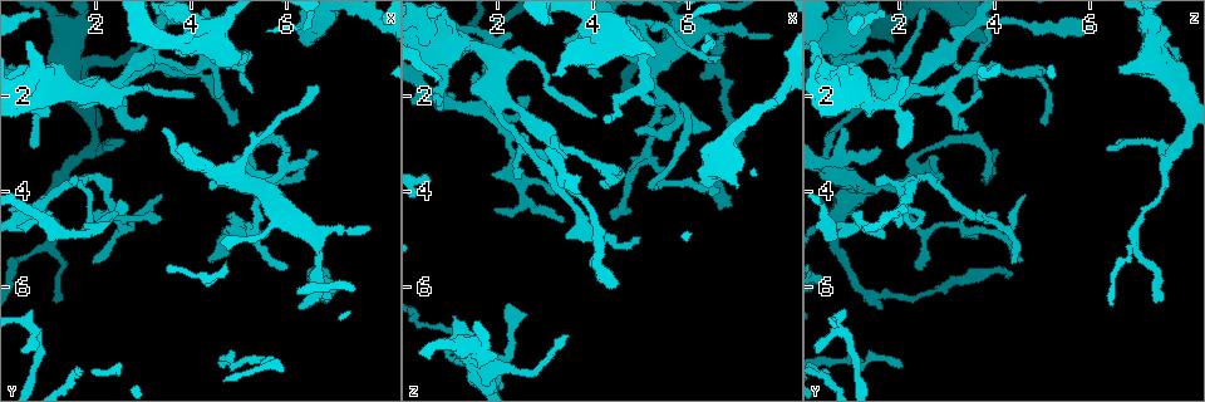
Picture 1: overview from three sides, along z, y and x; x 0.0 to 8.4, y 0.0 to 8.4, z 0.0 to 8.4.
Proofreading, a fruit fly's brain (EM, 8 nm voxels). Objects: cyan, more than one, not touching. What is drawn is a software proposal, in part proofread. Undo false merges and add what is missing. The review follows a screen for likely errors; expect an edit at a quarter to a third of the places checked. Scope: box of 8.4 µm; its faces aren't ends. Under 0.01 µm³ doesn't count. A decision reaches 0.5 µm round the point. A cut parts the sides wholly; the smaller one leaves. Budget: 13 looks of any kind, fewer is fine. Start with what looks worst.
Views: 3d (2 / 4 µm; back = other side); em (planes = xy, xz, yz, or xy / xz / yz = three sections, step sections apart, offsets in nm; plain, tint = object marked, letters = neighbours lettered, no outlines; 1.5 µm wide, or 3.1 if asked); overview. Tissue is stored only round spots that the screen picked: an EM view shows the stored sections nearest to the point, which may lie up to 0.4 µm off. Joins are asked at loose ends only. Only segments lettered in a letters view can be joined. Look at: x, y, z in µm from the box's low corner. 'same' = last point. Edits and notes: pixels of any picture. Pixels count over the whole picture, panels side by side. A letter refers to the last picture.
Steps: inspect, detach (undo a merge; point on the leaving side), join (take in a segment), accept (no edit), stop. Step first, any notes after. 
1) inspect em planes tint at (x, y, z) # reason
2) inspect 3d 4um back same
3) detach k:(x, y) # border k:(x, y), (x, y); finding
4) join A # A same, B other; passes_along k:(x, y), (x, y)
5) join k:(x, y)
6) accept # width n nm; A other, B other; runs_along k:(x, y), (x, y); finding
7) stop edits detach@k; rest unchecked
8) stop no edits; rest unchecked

inspect 3d 4um at (6.35, 0.90, 3.85) # free end

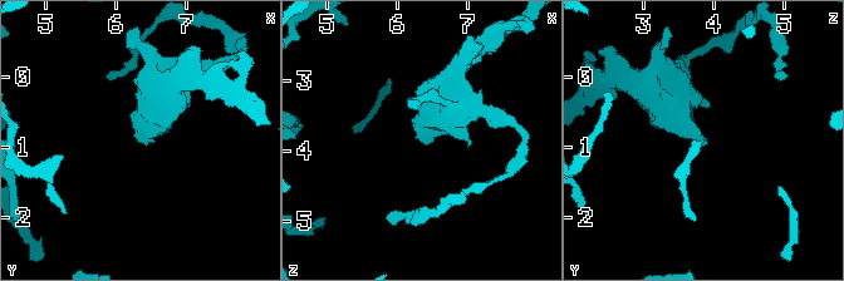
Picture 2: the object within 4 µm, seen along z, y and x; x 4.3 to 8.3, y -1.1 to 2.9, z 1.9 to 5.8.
inspect em xy step 4 plain at (6.35, 0.95, 3.85) # now the EM

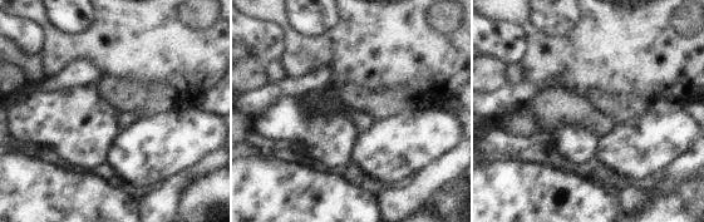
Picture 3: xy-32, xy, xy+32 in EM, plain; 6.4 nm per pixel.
inspect em xy step 4 letters same

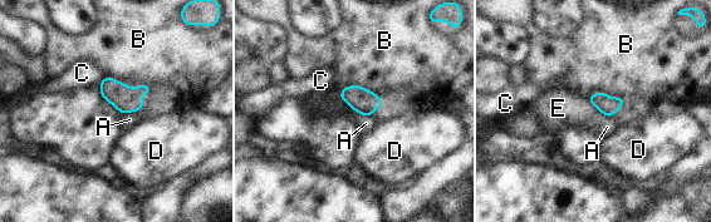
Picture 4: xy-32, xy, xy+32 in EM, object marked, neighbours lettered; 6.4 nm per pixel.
accept # A other, B other, C other, D other, E other; border 4:(587, 99), (607, 118); no lettered segment goes on from it

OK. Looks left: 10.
inspect em xz step 4 letters at (1.90, 4.45, 3.60) # tapers out

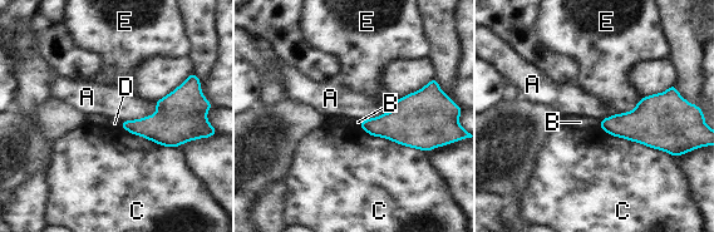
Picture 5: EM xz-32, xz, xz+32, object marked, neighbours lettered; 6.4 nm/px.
inspect em planes letters same # cut it another way

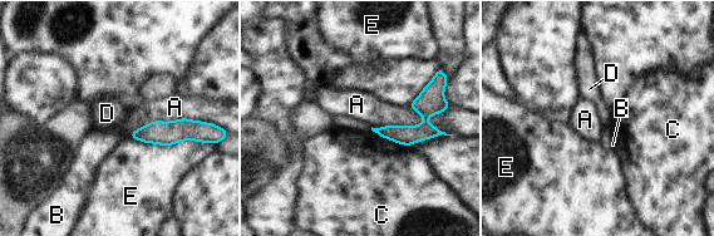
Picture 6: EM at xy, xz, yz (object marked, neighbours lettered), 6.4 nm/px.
accept # A other, B other, C other, D other, E other; border 6:(372, 127), (427, 121), (453, 134); no lettered segment goes on from it

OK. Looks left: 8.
inspect em planes letters at (6.25, 6.45, 1.70) # tapers out

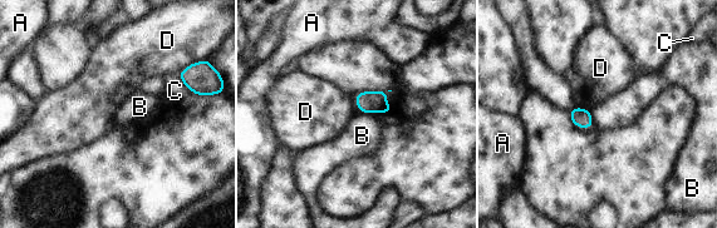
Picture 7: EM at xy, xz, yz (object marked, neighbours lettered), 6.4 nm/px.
accept # A other, B other, C other, D other; border 7:(359, 109), (364, 112), (391, 112); none of them fits

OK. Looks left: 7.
inspect em planes letters at (2.20, 3.05, 6.35) # free end

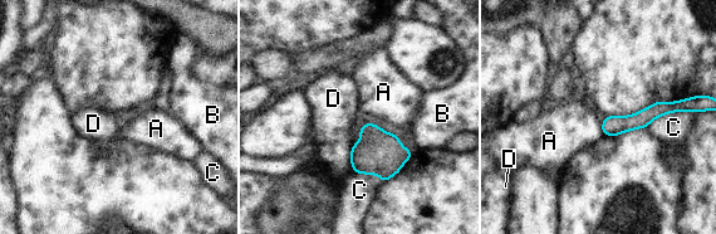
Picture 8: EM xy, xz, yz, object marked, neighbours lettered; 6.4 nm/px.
accept # A other, B other, C other, D other; border 8:(351, 146), (351, 166), (353, 171); none of them fits

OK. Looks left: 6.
inspect 3d 4um at (1.20, 6.30, 7.35) # thin end

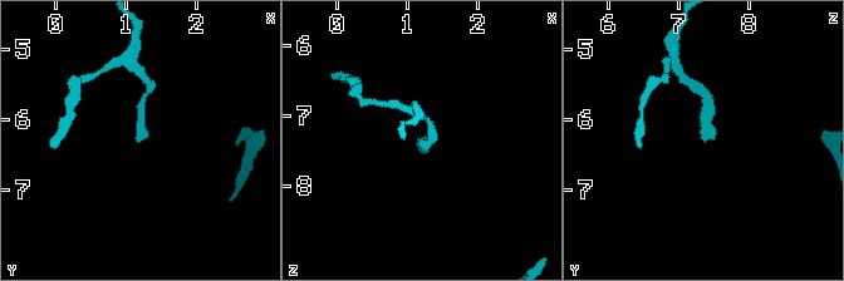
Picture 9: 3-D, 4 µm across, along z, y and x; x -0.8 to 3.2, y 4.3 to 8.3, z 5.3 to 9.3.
inspect em yz step 4 tint at (1.15, 6.35, 7.35) # shape alone is not enough

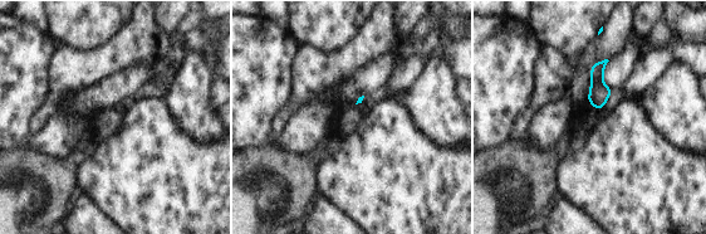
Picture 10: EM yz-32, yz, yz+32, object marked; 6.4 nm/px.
inspect em planes letters same

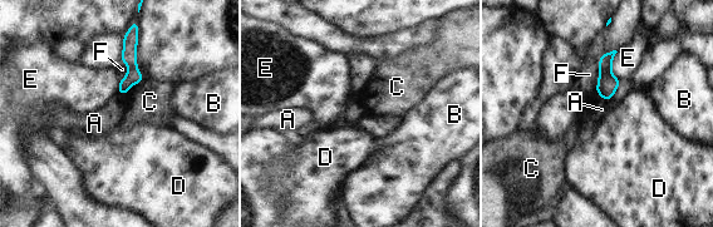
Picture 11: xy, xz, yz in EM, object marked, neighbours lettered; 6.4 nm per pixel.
accept # longest_contact F 190 nm; A other, B other, C other, D other, E other, F other; border 11:(600, 95), (606, 100); none of them fits

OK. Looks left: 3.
stop no edits; rest unchecked

